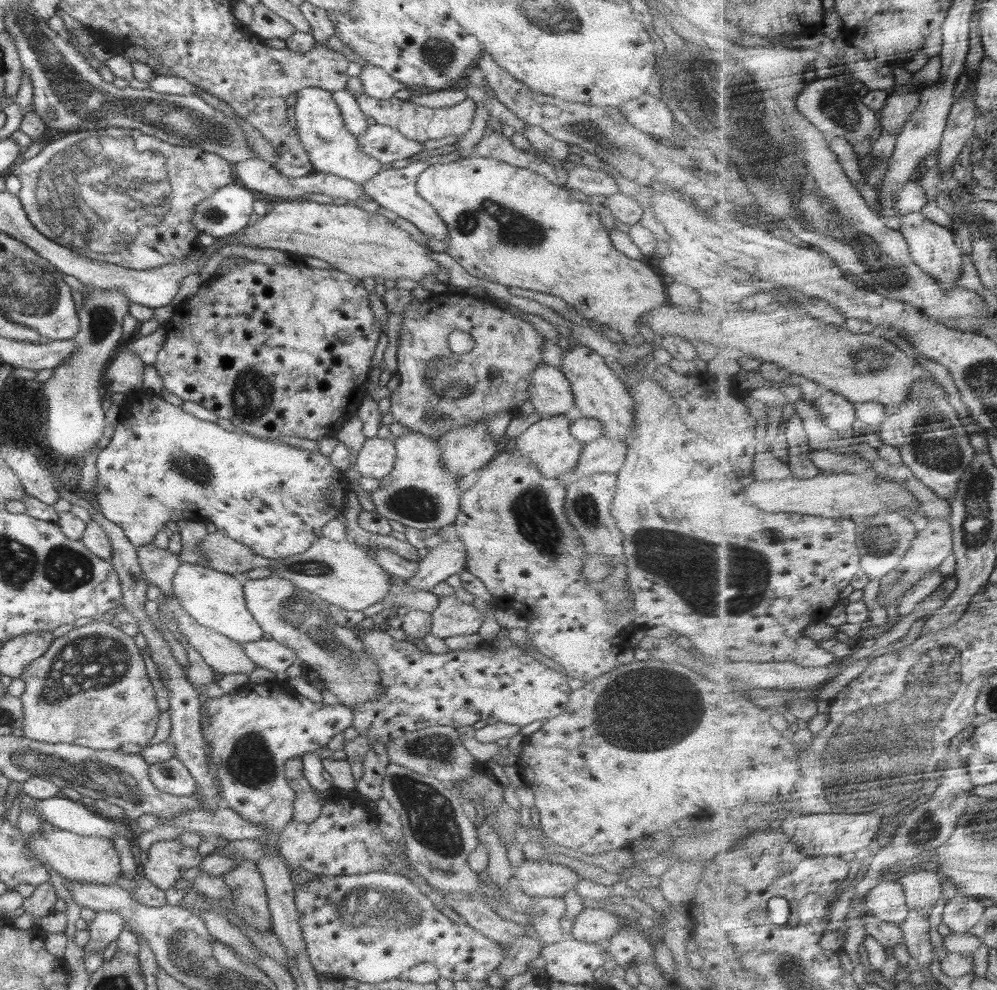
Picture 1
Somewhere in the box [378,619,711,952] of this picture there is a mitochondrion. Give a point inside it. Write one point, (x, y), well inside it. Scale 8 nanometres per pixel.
(635, 709)

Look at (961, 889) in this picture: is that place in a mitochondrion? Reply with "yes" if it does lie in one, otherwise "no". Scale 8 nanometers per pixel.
no

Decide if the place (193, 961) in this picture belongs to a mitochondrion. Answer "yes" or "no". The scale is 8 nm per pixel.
yes

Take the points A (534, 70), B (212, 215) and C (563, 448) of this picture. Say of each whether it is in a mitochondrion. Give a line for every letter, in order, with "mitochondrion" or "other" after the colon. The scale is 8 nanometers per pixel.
A: other
B: mitochondrion
C: other

